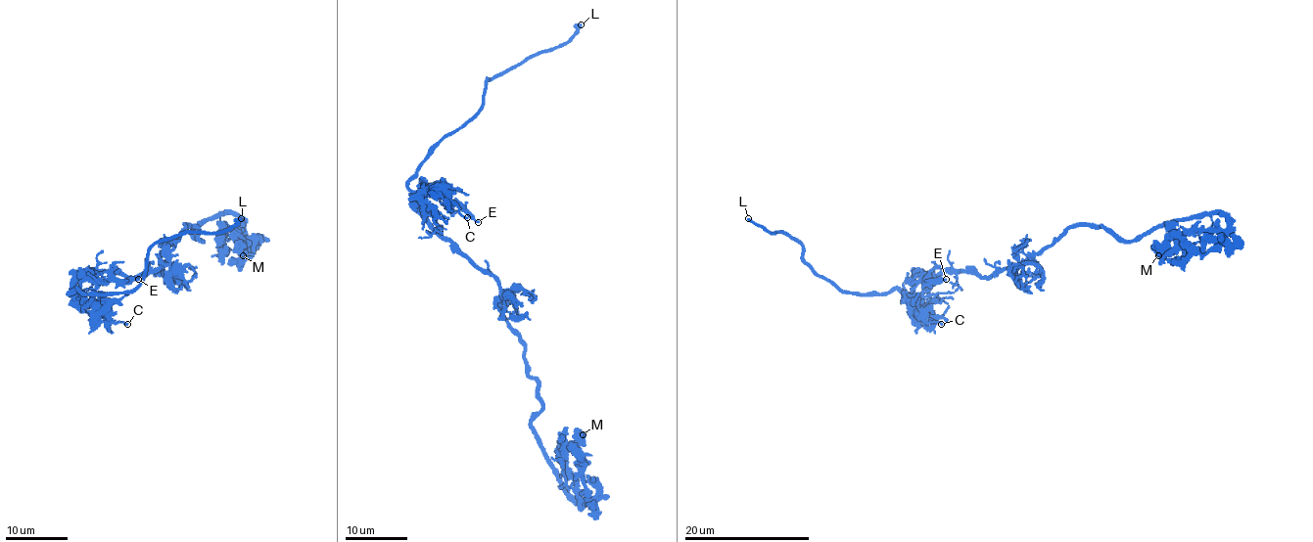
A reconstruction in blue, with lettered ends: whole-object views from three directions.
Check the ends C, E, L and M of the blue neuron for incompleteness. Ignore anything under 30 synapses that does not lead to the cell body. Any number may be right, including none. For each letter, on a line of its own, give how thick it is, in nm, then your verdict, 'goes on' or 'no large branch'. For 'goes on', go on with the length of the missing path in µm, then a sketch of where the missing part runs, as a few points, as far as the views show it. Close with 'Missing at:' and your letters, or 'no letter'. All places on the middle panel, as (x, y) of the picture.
C: calibre 190 nm; no large branch
E: calibre 220 nm; no large branch
L: calibre 360 nm; goes on; missing 25 µm
M: calibre 440 nm; no large branch
Missing at: L

